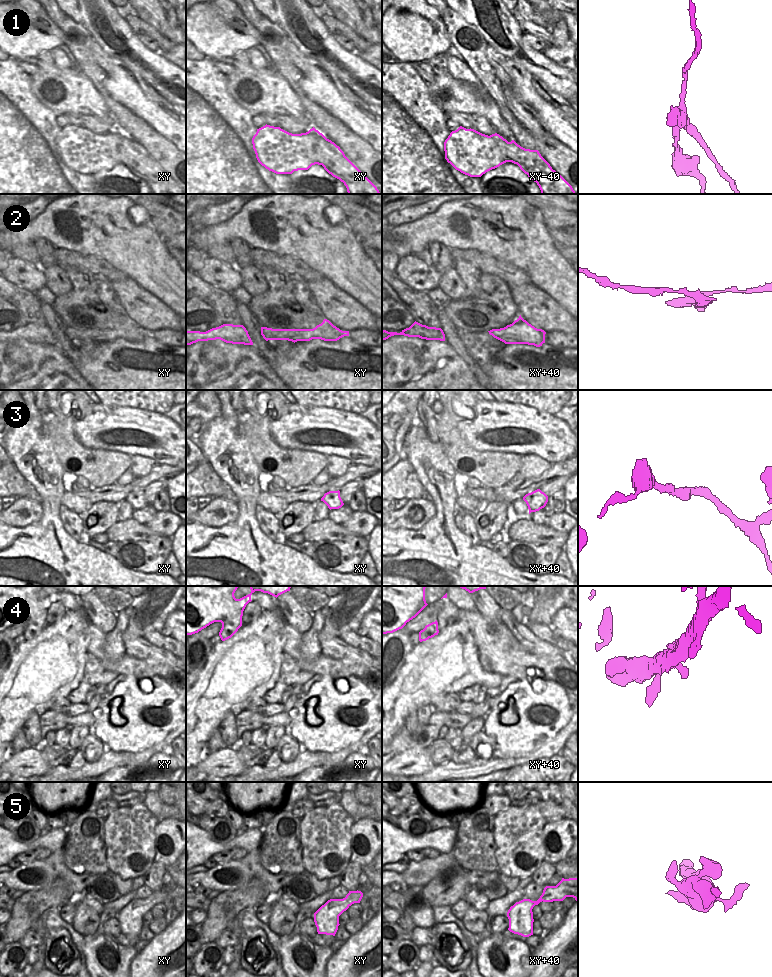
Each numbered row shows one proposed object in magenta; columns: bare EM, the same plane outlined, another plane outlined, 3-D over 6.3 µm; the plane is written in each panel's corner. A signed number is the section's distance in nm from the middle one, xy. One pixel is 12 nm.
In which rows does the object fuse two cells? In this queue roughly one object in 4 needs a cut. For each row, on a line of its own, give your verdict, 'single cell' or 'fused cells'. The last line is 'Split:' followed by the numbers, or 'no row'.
1: fused cells
2: fused cells
3: single cell
4: single cell
5: single cell
Split: 1, 2

